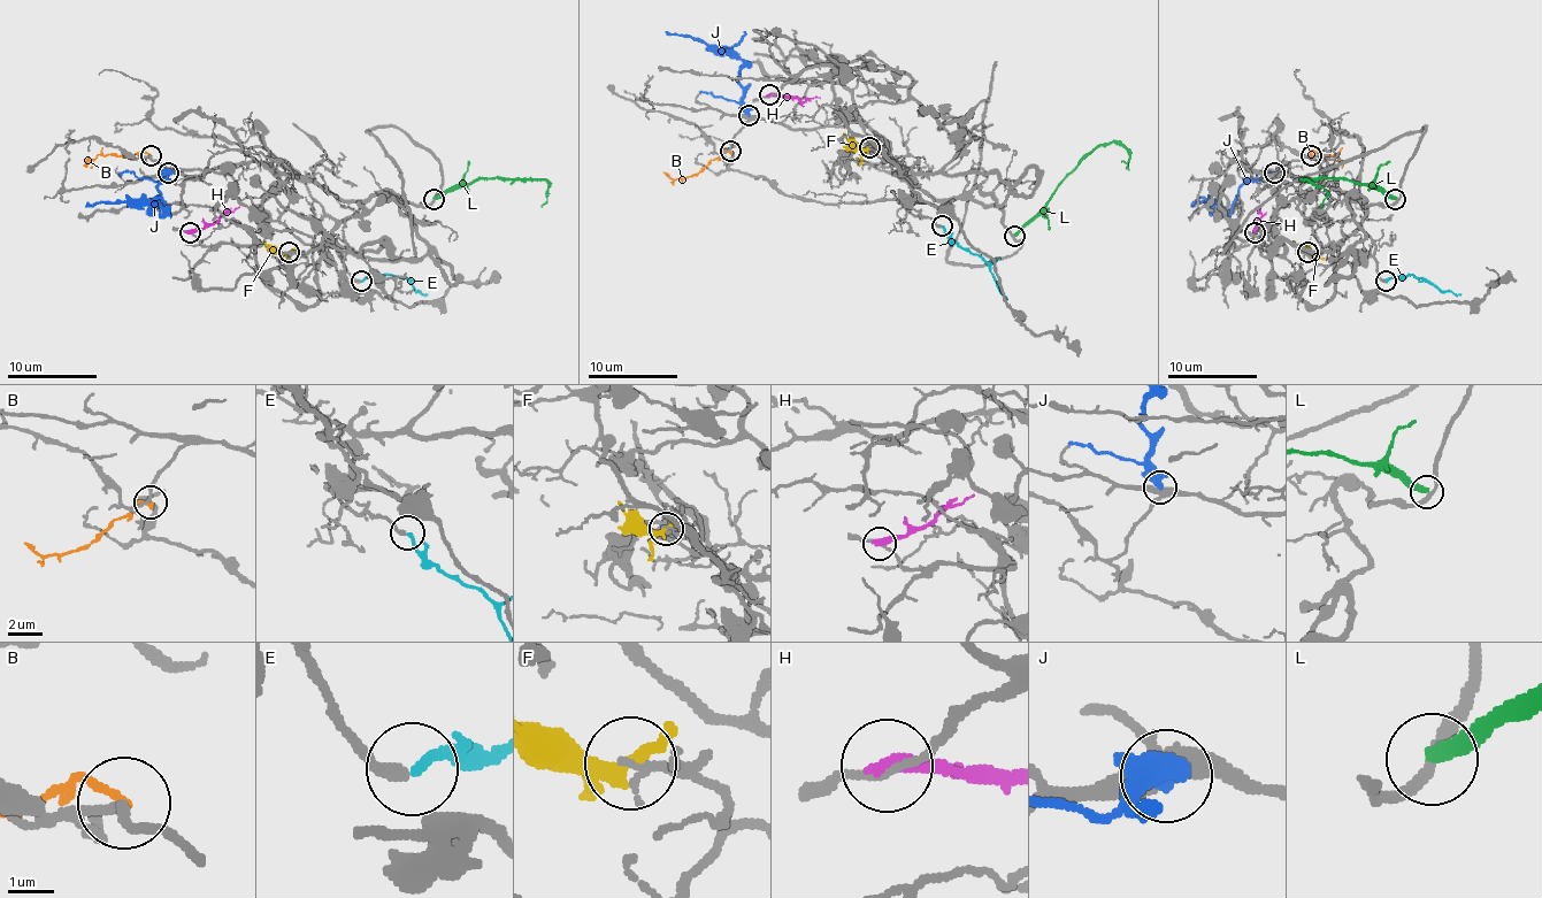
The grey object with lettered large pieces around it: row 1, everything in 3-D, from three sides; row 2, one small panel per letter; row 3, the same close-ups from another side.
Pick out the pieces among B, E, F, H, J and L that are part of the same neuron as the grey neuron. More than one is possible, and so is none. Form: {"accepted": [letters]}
{"accepted": ["E"]}

